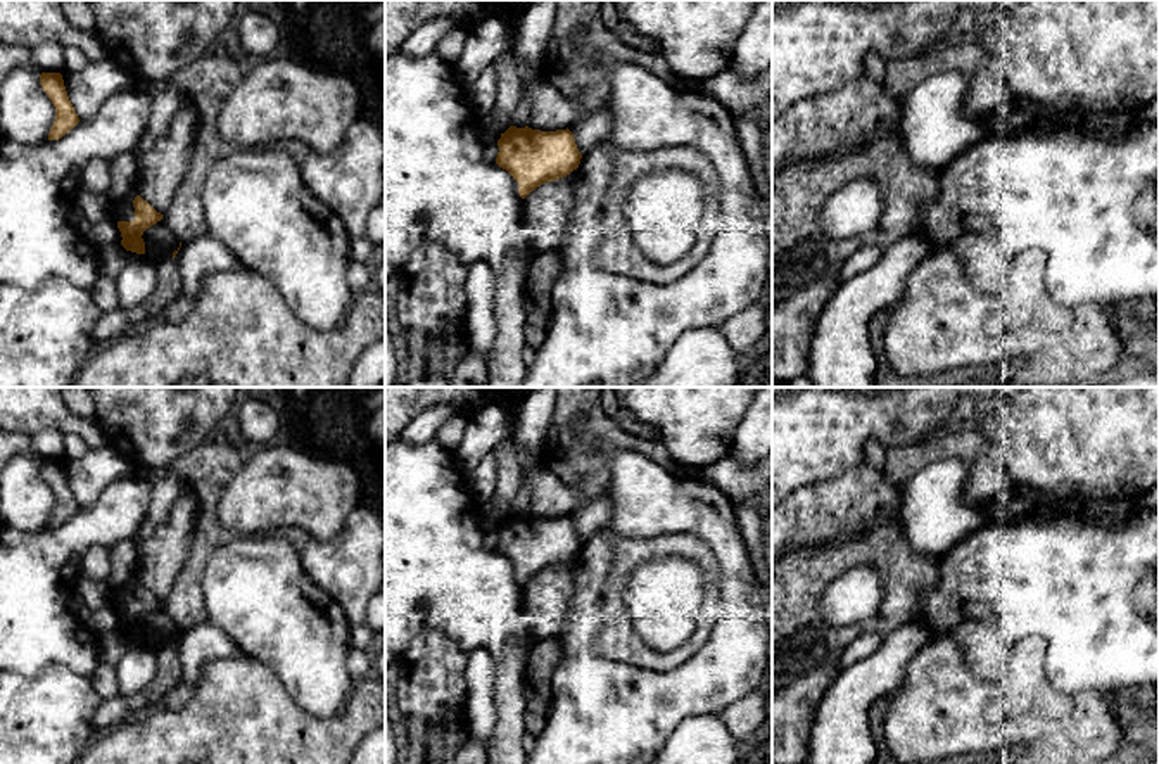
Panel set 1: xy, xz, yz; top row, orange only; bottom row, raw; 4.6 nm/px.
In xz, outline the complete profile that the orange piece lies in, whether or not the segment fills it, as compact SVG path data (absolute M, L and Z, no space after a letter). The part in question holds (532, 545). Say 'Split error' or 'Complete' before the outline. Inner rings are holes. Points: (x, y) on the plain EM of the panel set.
Complete. M510 513L501 520L497 534L496 551L518 569L522 586L542 570L570 562L582 546L568 515L541 519Z

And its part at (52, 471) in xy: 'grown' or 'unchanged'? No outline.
unchanged

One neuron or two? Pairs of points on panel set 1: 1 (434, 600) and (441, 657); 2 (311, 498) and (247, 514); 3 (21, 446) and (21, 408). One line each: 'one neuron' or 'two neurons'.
1: two neurons
2: one neuron
3: two neurons

